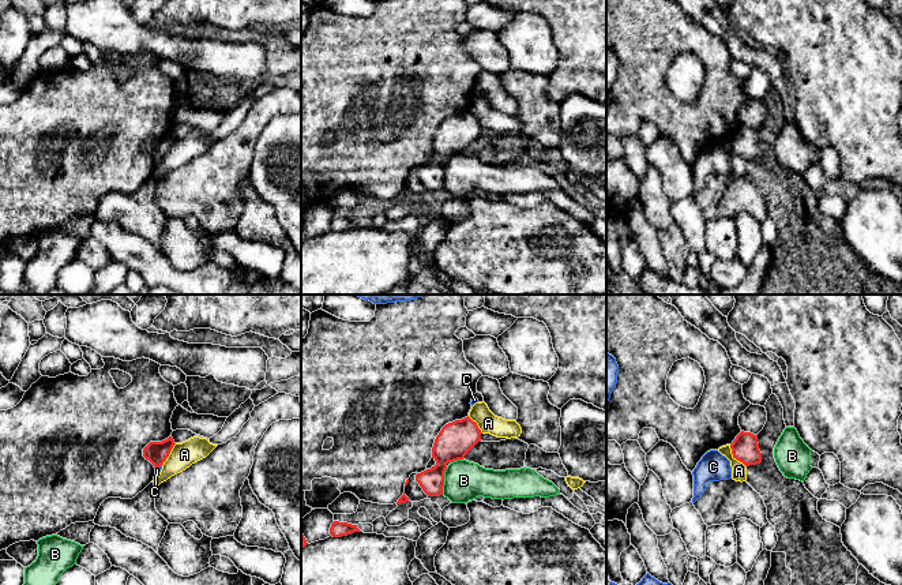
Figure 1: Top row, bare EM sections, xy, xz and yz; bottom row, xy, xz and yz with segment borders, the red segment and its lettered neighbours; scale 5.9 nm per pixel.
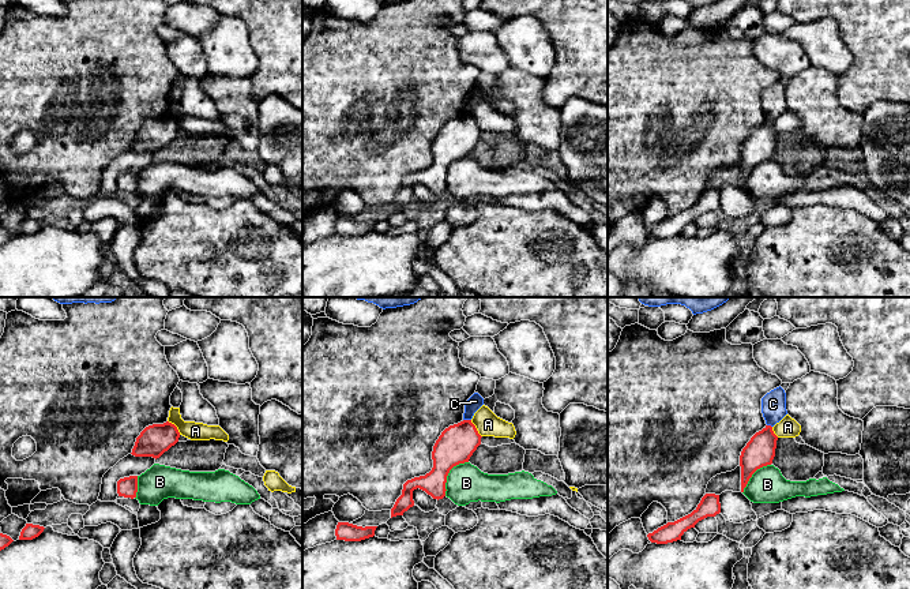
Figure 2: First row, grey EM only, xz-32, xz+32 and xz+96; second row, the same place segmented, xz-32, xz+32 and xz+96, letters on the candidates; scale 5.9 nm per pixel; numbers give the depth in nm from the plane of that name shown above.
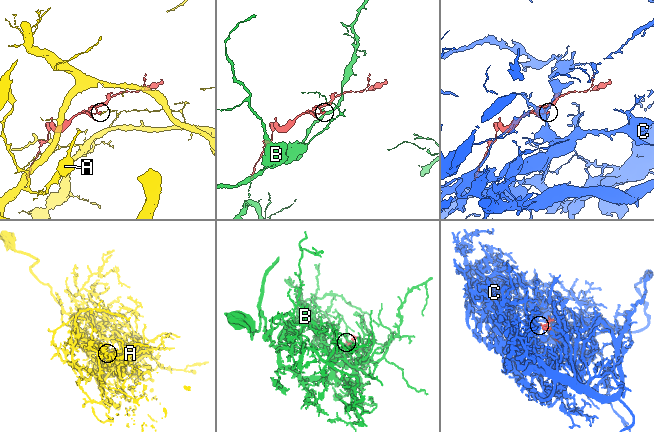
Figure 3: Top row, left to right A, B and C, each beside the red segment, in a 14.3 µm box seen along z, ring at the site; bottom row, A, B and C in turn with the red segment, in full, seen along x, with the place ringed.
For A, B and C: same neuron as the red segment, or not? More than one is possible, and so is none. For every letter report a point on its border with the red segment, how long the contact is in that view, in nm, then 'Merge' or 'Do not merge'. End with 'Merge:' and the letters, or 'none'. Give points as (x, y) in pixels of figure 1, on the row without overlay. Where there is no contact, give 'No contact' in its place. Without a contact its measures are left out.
A: Touches red at yz (735, 152). Shared border 170 nm. Do not merge
B: Touches red at xz (443, 175). Shared border 170 nm. Do not merge
C: Touches red at xy (158, 161). Shared border 50 nm. Do not merge
Merge: none

